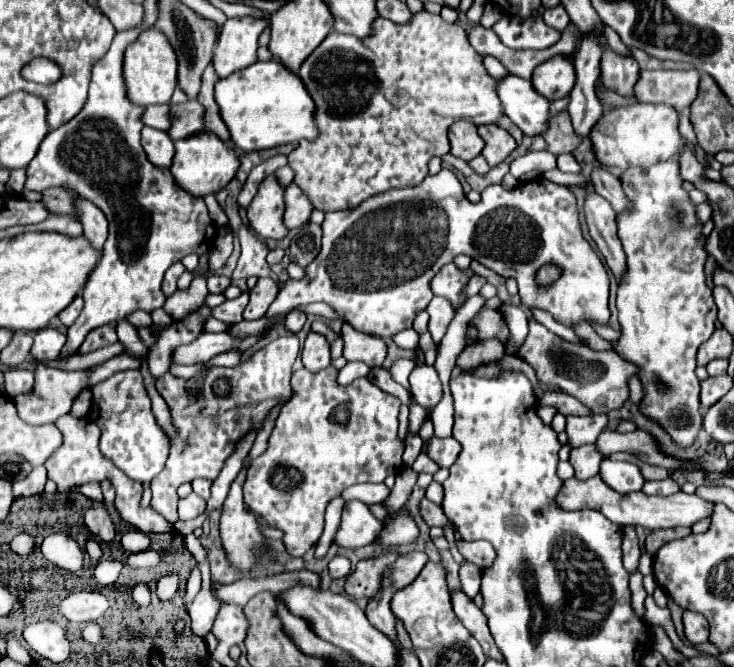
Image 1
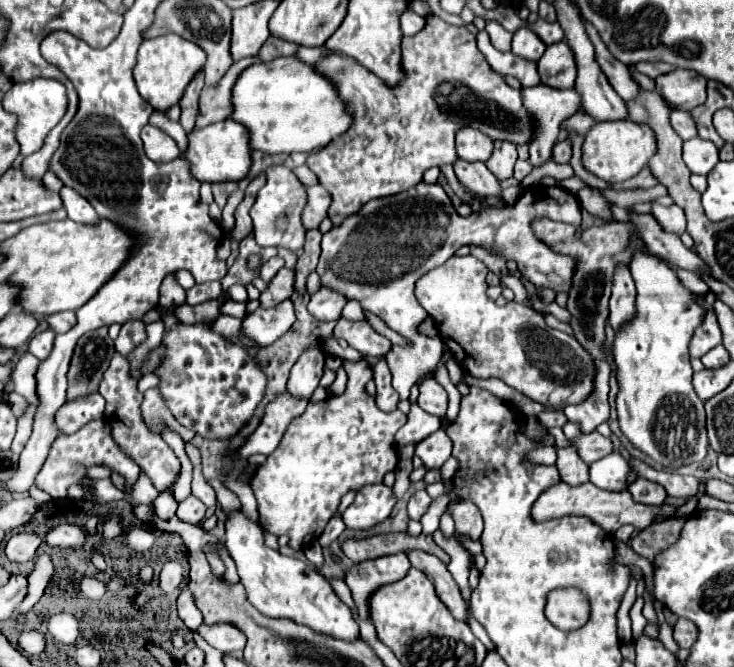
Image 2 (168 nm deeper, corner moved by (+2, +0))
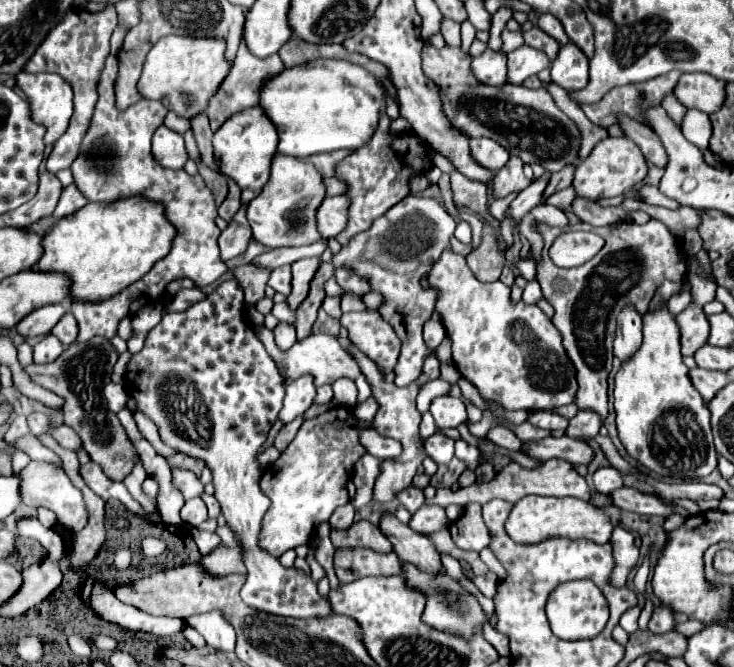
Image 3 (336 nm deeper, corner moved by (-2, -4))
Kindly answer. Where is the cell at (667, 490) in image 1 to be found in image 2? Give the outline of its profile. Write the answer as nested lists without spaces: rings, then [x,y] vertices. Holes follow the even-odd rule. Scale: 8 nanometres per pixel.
[[[639,478],[627,490],[631,492],[635,502],[641,502],[641,504],[647,504],[647,506],[659,506],[667,498],[667,492],[665,492],[665,488],[661,484],[645,480],[645,478]]]

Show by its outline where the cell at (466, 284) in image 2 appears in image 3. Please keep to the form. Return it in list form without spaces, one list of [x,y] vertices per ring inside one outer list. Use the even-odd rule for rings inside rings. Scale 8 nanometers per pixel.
[[[445,250],[439,262],[429,272],[429,288],[439,290],[435,312],[441,316],[441,322],[451,336],[453,342],[453,362],[463,378],[467,378],[473,386],[477,386],[479,394],[487,400],[495,400],[499,404],[521,404],[521,406],[505,406],[507,410],[537,410],[539,406],[565,406],[575,402],[577,394],[577,370],[563,348],[561,332],[553,326],[553,322],[537,308],[527,306],[523,302],[509,302],[509,288],[505,284],[479,282],[469,270],[463,256]]]

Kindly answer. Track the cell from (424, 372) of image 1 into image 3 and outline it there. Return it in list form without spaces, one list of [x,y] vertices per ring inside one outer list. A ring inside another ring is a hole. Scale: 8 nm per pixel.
[[[451,394],[435,398],[431,402],[429,412],[433,414],[437,428],[457,428],[459,424],[467,422],[467,412],[465,412],[463,400],[455,398]]]

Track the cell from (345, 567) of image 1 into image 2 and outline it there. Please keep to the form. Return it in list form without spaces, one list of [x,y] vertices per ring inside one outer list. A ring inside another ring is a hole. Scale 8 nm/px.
[[[335,514],[331,520],[329,520],[329,526],[325,528],[325,532],[321,534],[321,546],[325,548],[325,546],[329,546],[331,544],[331,540],[335,540],[341,532],[345,530],[345,522],[343,522],[343,518],[341,518],[341,514]]]

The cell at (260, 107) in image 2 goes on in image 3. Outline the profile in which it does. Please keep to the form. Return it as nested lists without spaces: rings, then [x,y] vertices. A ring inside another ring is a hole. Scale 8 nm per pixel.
[[[313,60],[301,66],[283,68],[279,74],[273,74],[261,82],[259,88],[259,108],[265,110],[265,116],[275,124],[279,132],[279,146],[277,152],[307,158],[321,152],[335,152],[335,150],[357,150],[363,146],[377,128],[379,112],[383,110],[385,88],[381,82],[363,70],[357,64],[347,60]]]

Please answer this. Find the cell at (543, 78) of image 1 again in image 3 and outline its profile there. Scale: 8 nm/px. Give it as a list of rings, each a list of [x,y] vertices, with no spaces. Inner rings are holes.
[[[573,42],[561,46],[557,58],[551,62],[551,80],[569,92],[587,86],[589,60]]]

